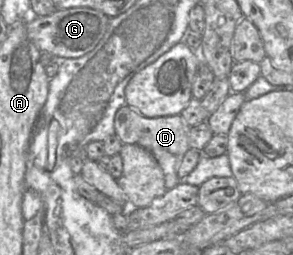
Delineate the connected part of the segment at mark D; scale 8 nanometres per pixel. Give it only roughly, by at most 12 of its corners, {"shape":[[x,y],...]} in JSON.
{"shape":[[128,105],[114,117],[123,144],[154,156],[167,190],[190,128],[180,115],[148,118]]}

